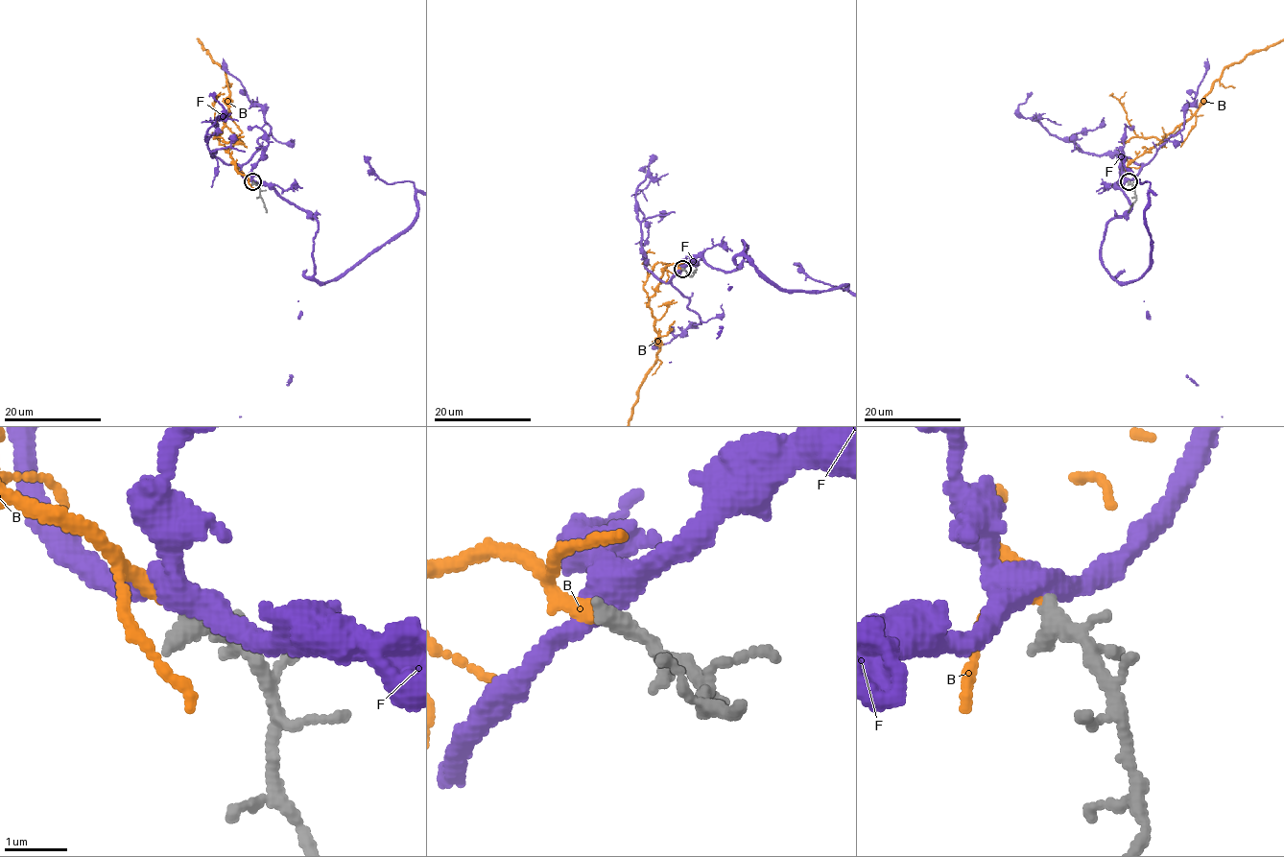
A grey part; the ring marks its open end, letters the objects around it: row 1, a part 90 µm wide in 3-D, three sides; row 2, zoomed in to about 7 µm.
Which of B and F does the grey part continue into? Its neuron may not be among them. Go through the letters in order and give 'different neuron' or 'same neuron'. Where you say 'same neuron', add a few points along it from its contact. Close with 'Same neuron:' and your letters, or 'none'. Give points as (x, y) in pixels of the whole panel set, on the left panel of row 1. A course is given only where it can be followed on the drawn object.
B: same neuron
F: different neuron
Same neuron: B

